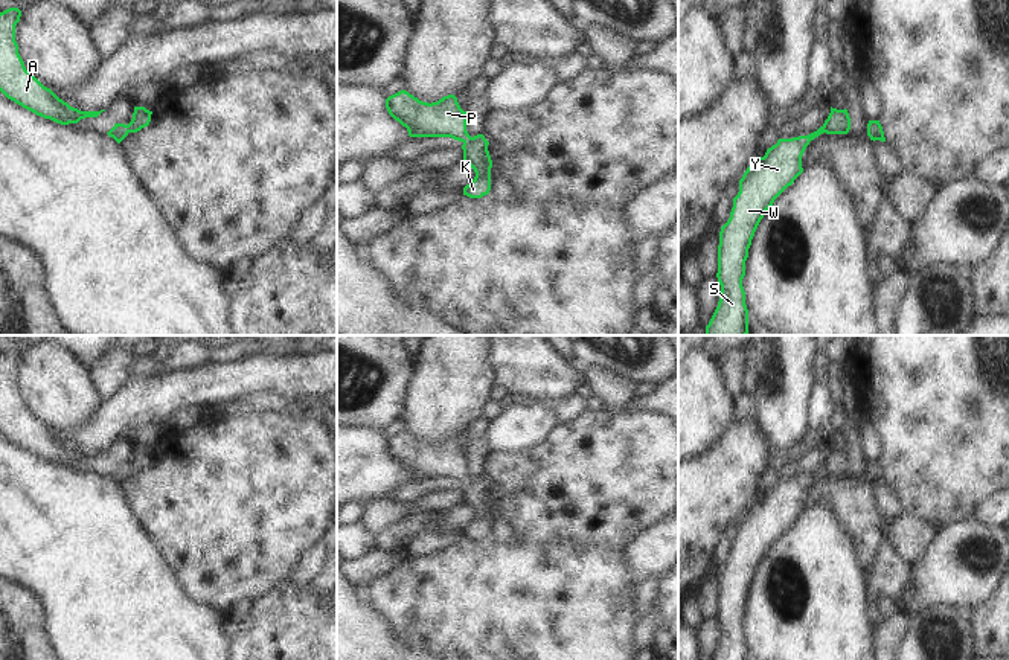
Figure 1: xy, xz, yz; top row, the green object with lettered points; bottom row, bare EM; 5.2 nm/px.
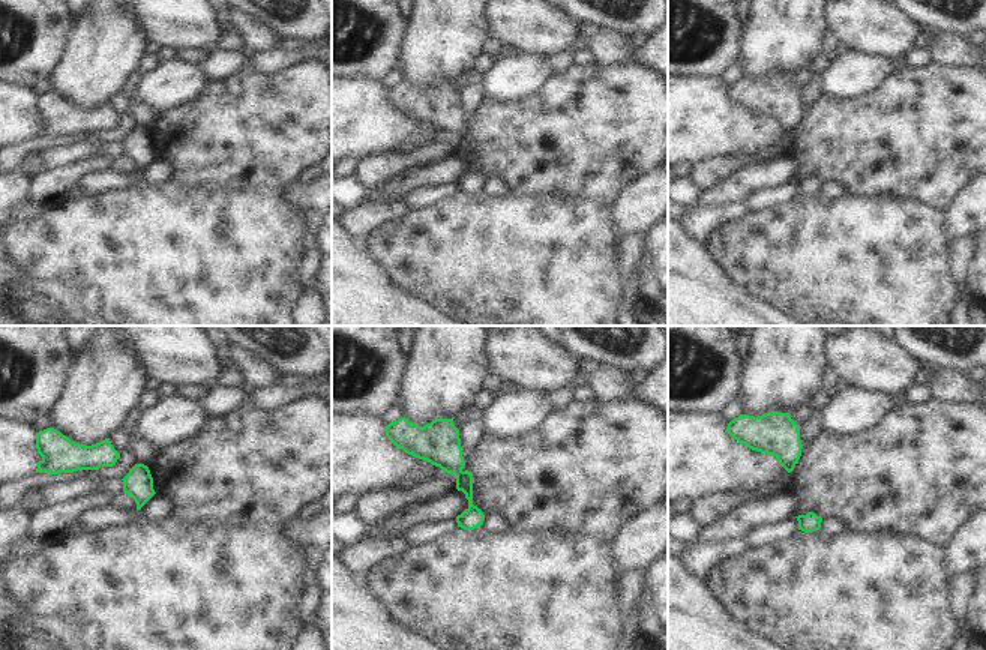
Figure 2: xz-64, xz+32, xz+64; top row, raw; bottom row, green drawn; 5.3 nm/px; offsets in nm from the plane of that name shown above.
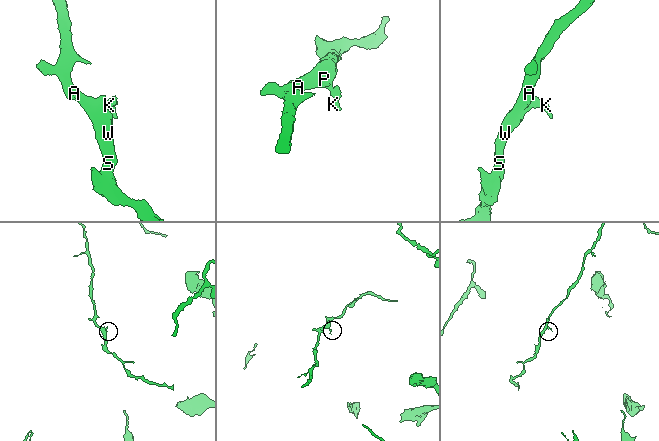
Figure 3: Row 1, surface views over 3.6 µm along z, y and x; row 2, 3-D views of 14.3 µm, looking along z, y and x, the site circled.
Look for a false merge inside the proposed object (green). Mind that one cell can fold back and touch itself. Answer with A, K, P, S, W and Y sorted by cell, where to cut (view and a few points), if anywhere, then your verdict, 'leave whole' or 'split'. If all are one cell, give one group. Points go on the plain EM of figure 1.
groups A K P S W Y; cut none; leave whole

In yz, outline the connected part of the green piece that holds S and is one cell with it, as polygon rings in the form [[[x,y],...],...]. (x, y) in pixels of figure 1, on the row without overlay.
[[[831,448],[828,460],[817,473],[793,480],[779,480],[776,486],[767,491],[764,498],[756,498],[747,509],[742,520],[739,521],[739,533],[733,540],[730,559],[719,573],[716,619],[721,626],[721,639],[712,660],[748,660],[742,620],[745,617],[748,590],[761,561],[773,547],[774,541],[803,514],[802,497],[809,483],[823,474],[847,476],[849,471],[850,459],[847,451],[837,451]]]

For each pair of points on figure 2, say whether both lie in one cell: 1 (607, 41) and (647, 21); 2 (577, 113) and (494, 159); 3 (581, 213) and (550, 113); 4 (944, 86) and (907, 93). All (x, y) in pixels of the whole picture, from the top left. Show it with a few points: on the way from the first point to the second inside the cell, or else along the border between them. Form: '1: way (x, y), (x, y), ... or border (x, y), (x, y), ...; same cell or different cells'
1: border (587, 21), (613, 29), (626, 38); different cells
2: way (556, 132), (544, 132), (535, 141), (515, 141); same cell
3: border (541, 192), (584, 195), (608, 206); different cells
4: way (935, 92), (916, 93); same cell

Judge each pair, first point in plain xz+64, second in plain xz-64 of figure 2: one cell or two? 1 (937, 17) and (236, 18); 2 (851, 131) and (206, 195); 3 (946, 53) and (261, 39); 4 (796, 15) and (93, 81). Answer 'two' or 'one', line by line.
1: two
2: two
3: one
4: one

